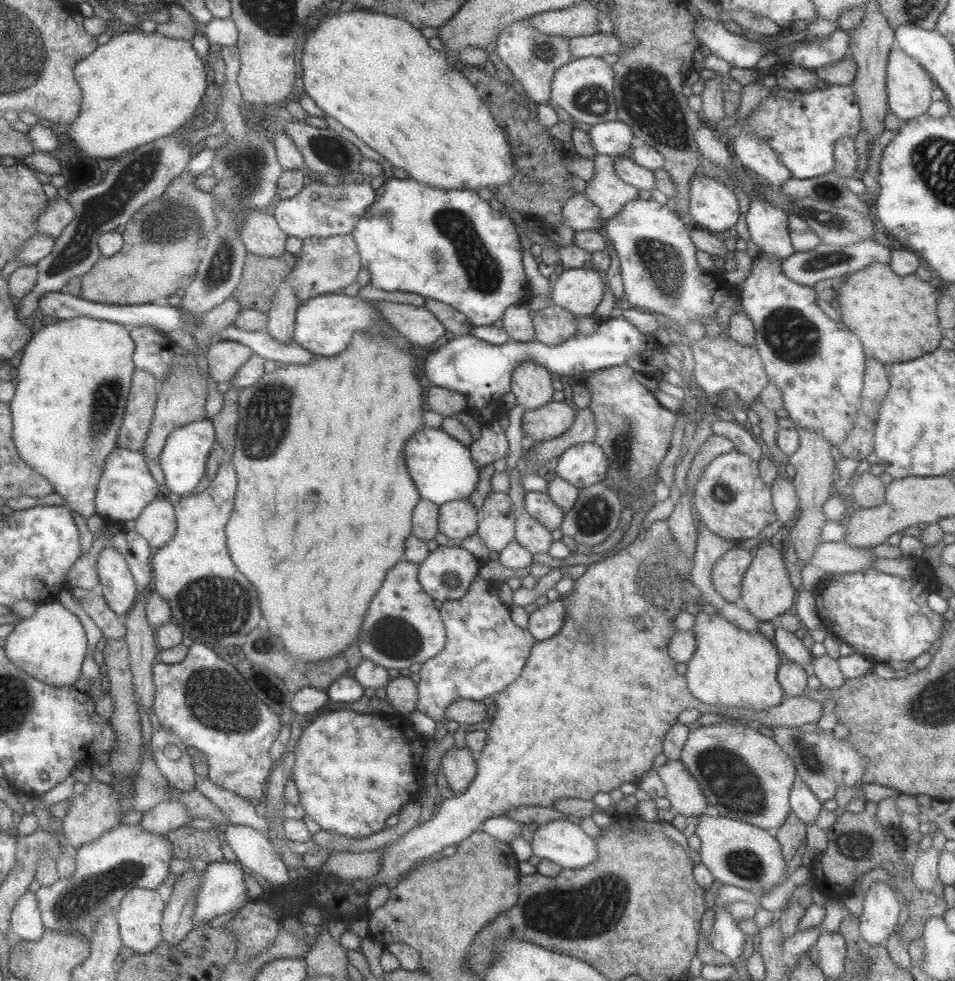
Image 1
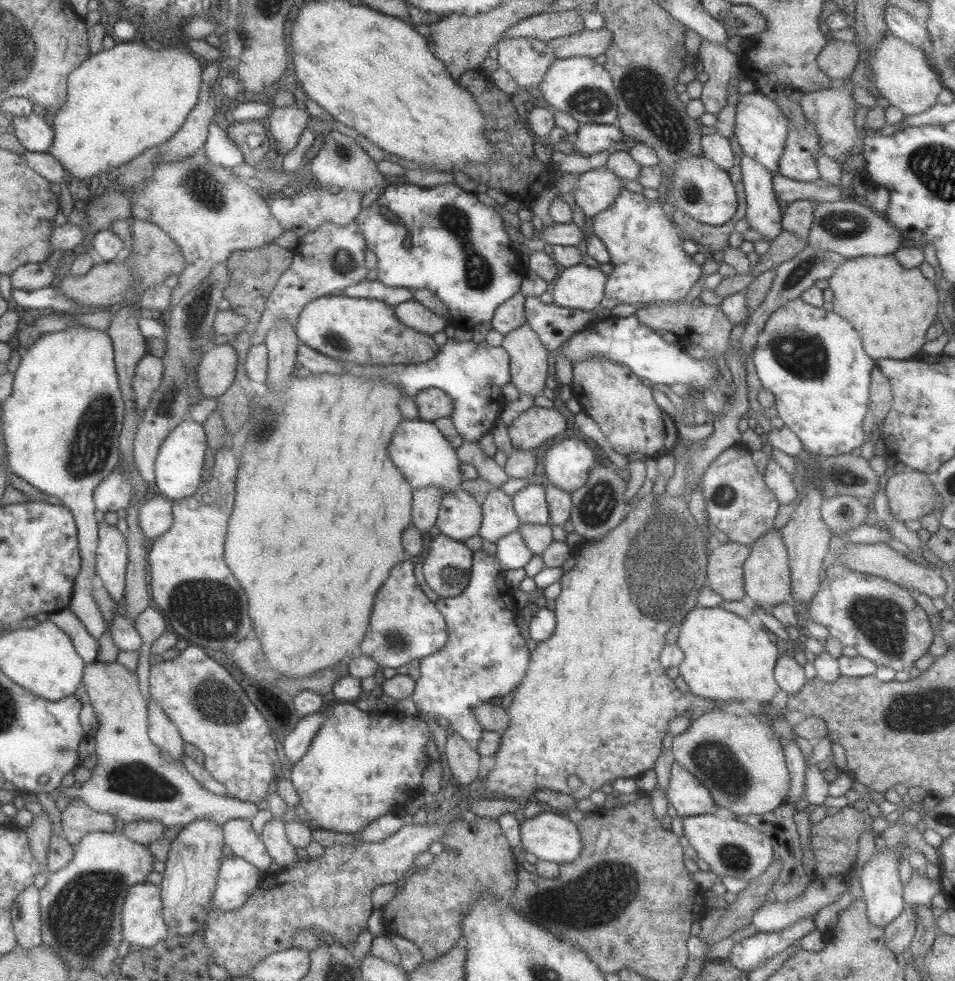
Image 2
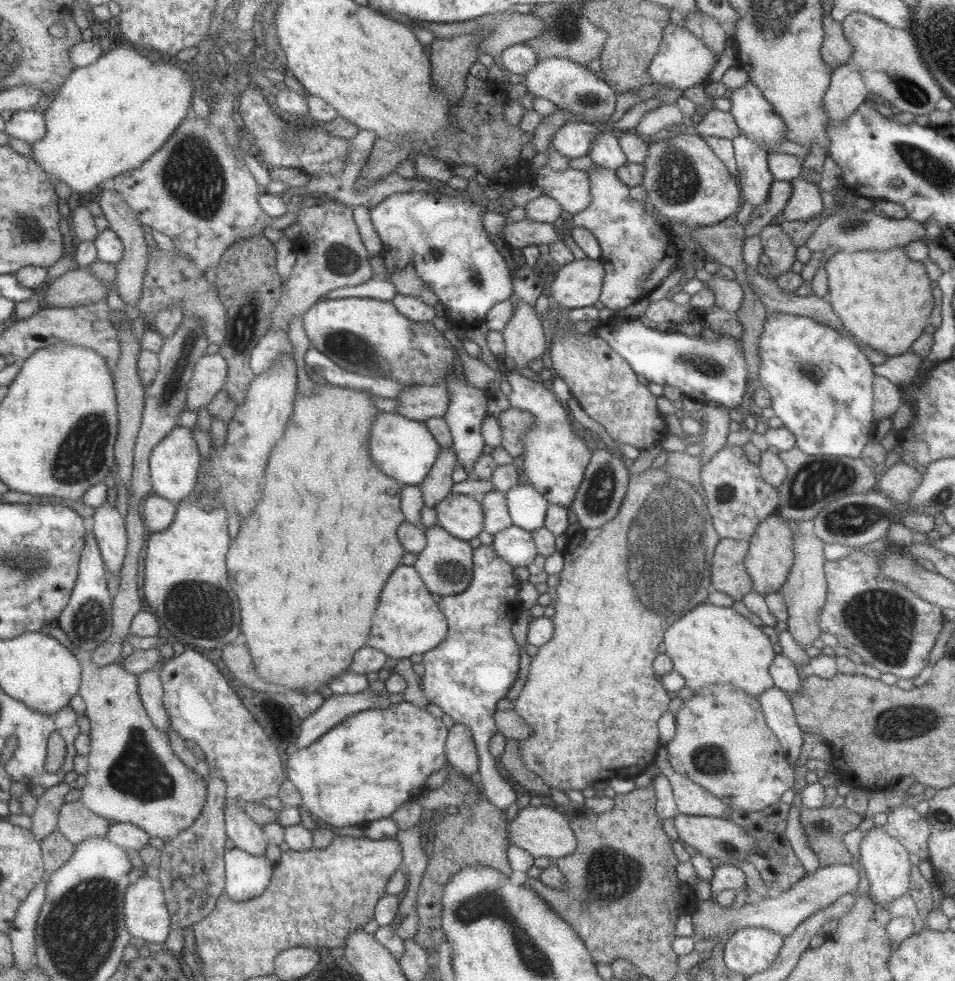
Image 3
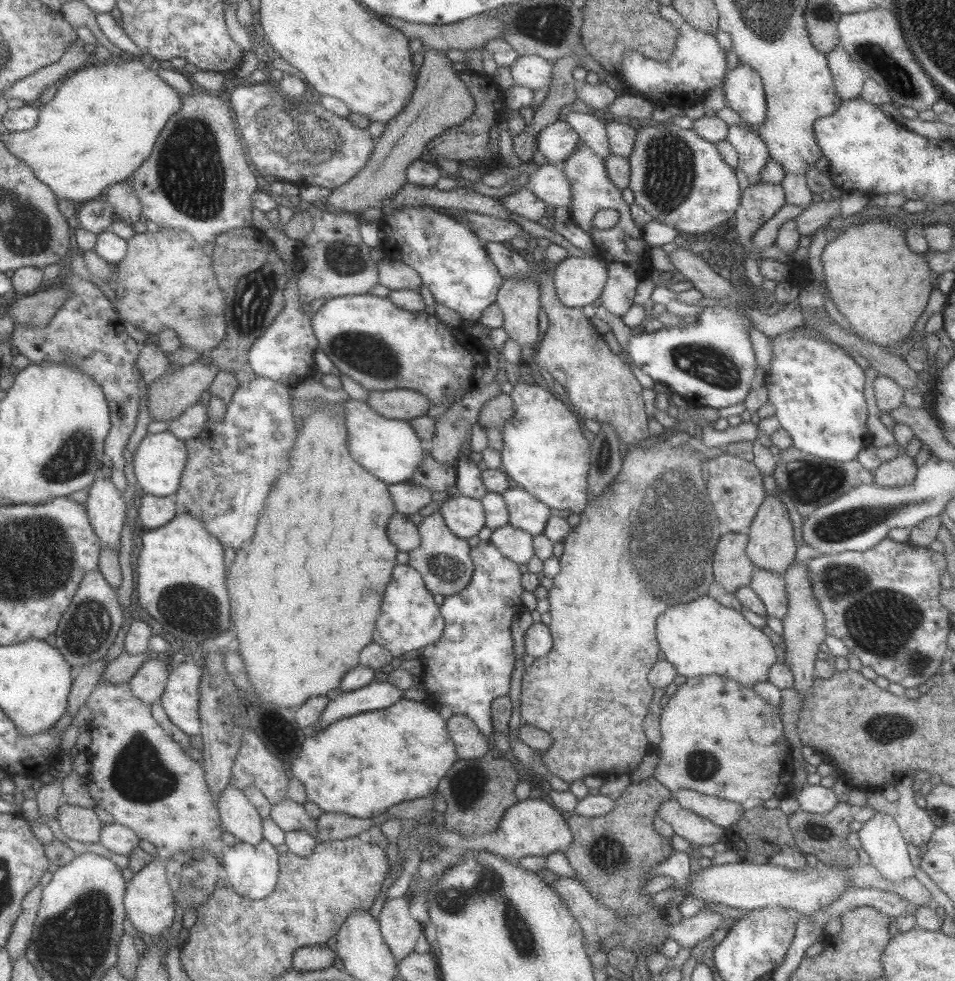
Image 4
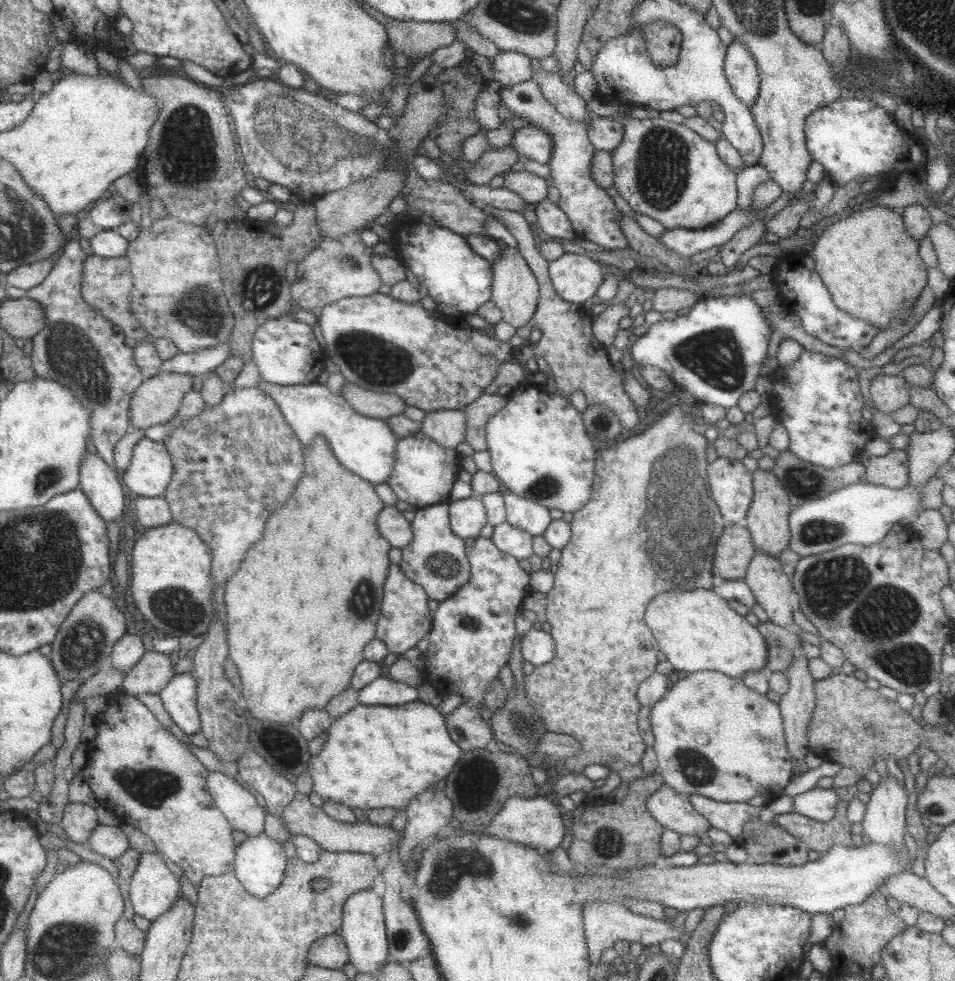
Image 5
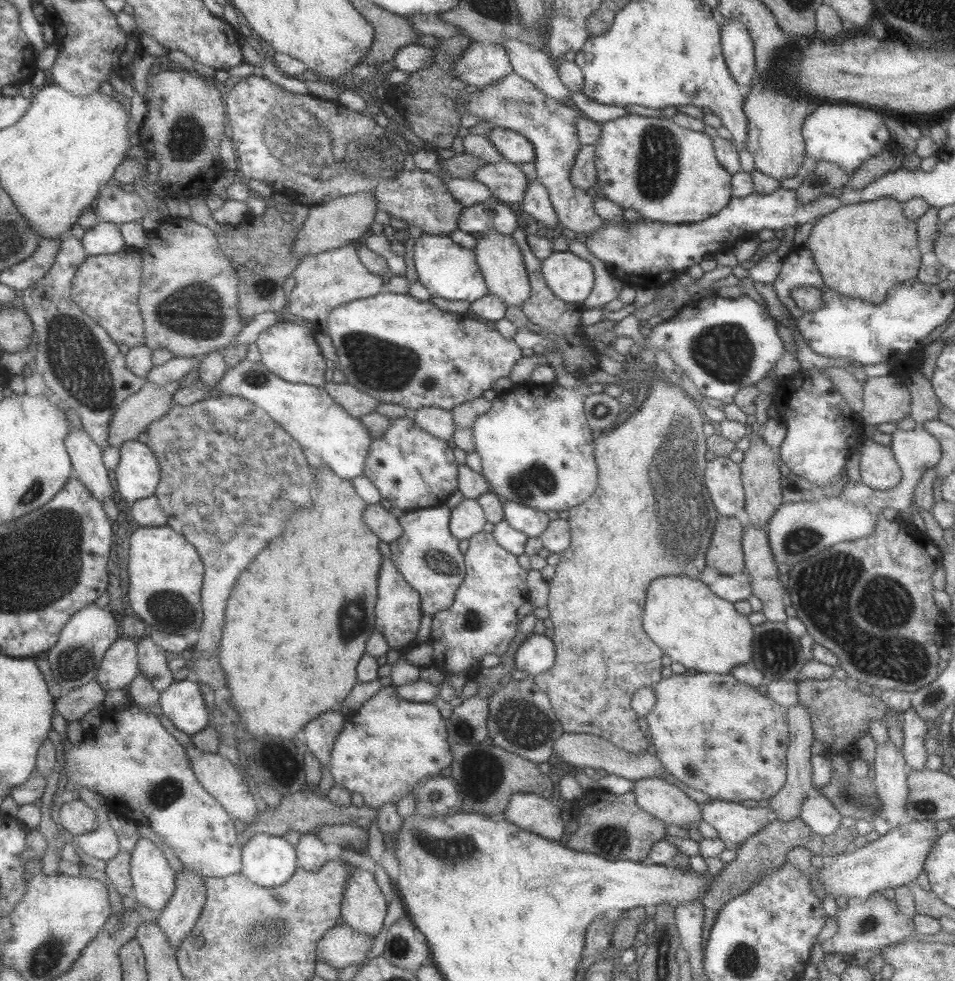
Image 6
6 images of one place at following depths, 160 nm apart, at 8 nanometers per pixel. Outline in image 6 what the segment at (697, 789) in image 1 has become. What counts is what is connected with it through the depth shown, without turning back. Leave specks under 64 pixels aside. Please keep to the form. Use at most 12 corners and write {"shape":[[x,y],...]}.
{"shape":[[715,800],[702,816],[725,847],[741,844],[771,823],[771,809]]}

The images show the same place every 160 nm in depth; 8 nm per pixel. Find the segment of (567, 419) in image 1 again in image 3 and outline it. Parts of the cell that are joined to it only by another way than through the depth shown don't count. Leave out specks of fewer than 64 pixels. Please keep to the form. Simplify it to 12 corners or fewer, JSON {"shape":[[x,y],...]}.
{"shape":[[510,407],[497,419],[502,448],[521,455],[523,436],[535,421],[530,411]]}

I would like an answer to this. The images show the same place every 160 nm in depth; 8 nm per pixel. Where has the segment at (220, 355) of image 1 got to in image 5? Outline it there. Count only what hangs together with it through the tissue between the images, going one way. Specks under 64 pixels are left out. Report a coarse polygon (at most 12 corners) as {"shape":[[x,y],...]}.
{"shape":[[160,372],[134,392],[131,429],[165,424],[193,375]]}

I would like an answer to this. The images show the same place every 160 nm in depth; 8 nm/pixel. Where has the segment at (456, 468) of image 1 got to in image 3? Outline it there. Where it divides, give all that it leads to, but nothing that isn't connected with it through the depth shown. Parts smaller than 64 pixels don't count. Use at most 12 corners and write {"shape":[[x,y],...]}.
{"shape":[[381,411],[369,451],[405,485],[426,478],[441,446],[425,421]]}

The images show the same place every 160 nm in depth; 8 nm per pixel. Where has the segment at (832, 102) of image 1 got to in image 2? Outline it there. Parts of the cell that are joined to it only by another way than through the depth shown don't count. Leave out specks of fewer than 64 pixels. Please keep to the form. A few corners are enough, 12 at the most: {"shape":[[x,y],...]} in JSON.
{"shape":[[808,120],[790,124],[778,175],[816,183],[822,141]]}

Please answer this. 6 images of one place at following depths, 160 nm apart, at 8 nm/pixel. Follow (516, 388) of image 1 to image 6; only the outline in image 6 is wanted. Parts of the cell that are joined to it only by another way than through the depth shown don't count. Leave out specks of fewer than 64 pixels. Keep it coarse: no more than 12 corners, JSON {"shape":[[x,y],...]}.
{"shape":[[481,233],[473,252],[490,294],[521,306],[531,286],[512,235]]}

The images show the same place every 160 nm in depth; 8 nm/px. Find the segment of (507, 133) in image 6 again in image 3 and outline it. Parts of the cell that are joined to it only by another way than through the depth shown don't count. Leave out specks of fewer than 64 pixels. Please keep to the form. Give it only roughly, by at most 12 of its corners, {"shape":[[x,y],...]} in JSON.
{"shape":[[593,121],[564,123],[554,151],[567,159],[586,156],[598,134],[615,131]]}

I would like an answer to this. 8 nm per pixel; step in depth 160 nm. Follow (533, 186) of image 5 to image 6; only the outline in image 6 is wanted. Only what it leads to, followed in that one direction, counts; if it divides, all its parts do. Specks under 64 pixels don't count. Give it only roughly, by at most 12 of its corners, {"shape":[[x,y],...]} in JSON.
{"shape":[[485,164],[474,179],[503,203],[522,202],[530,178],[518,165]]}

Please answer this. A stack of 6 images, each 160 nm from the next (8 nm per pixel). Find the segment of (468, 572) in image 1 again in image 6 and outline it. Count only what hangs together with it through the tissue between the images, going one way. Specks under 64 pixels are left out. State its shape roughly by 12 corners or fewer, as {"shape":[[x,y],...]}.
{"shape":[[413,509],[389,557],[422,615],[454,603],[465,577],[451,510]]}

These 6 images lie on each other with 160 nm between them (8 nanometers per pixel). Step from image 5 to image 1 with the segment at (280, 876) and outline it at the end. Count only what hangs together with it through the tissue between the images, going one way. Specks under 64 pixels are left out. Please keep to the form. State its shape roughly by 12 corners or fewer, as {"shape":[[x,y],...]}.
{"shape":[[240,862],[203,866],[196,926],[249,900]]}

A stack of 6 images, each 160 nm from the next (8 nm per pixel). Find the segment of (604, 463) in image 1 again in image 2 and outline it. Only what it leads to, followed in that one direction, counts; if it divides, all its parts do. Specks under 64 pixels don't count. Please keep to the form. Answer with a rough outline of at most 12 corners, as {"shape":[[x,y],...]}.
{"shape":[[585,440],[546,450],[549,485],[571,493],[598,462]]}

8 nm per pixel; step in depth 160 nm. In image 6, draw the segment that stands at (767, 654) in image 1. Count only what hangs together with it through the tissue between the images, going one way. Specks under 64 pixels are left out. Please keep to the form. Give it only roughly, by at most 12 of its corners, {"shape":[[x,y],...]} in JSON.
{"shape":[[686,575],[654,579],[644,630],[673,662],[729,674],[753,626]]}

